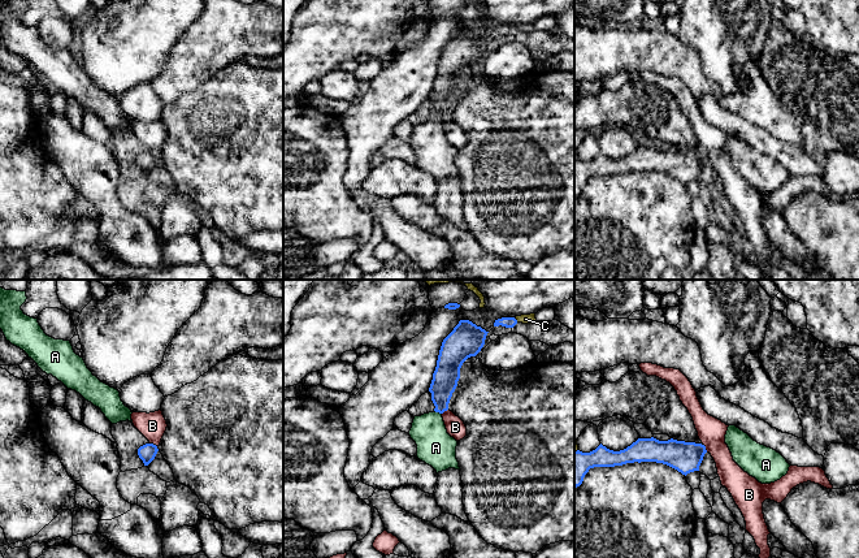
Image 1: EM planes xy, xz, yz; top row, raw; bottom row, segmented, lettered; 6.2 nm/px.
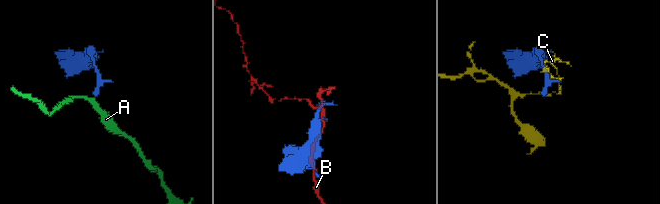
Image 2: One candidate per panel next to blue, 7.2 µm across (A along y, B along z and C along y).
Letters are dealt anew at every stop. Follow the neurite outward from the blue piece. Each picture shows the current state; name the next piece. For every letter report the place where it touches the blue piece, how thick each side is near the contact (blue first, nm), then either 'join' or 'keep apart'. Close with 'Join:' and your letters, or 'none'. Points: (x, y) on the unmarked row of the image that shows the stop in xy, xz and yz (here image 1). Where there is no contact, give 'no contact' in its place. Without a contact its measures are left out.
A: meets blue in xz at (438, 120); 160 nm thick on the blue side, 220 nm on the other; join
B: meets blue in xy at (155, 154); 110 nm thick on the blue side, 170 nm on the other; keep apart
C: meets blue in xz at (516, 29); 60 nm thick on the blue side, 60 nm on the other; keep apart
Join: A

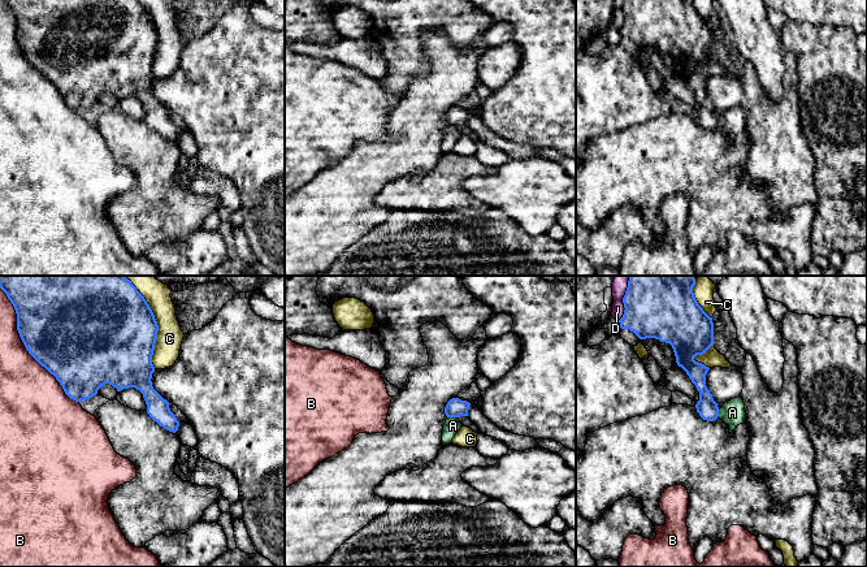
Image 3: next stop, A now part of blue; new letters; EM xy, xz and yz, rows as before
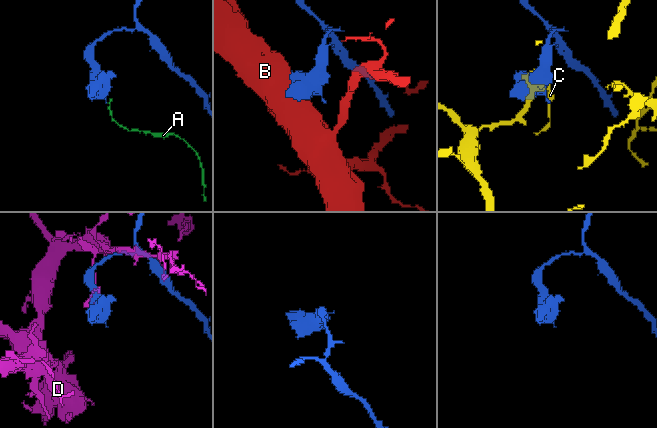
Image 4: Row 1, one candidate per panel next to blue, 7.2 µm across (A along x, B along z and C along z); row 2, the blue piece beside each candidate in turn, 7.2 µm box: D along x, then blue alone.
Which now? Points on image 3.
A: meets blue in xz at (452, 125); 120 nm thick on the blue side, 100 nm on the other; keep apart
B: meets blue in xy at (26, 57); 480 nm thick on the blue side, 340 nm on the other; keep apart
C: meets blue in xy at (157, 39); 480 nm thick on the blue side, 160 nm on the other; keep apart
D: meets blue in yz at (624, 14); 300 nm thick on the blue side, 80 nm on the other; keep apart
Join: none

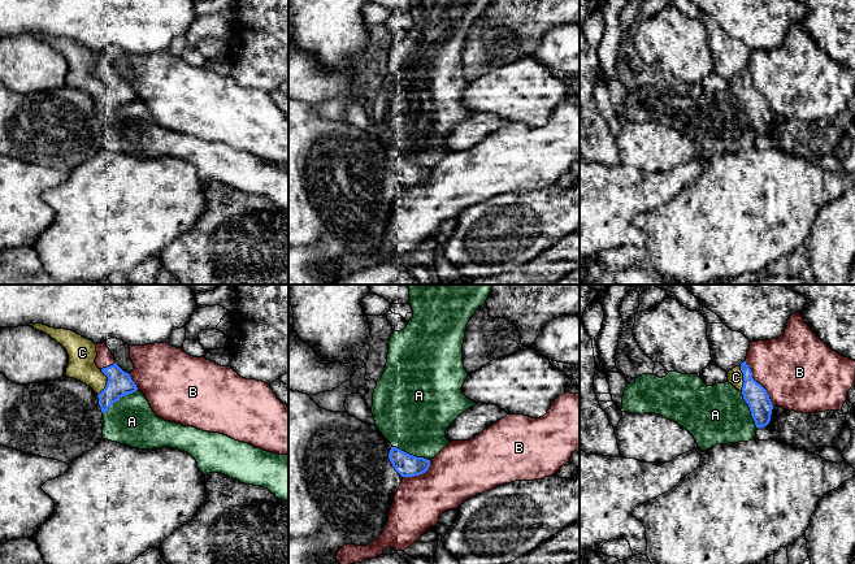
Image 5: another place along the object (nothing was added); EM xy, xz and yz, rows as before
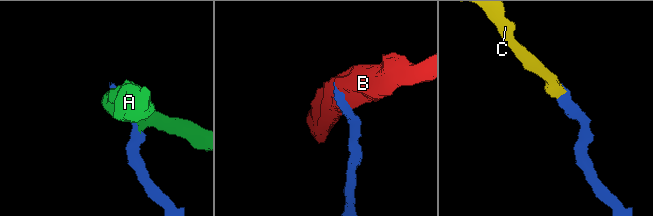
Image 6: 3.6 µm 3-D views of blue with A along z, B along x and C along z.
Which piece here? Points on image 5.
A: meets blue in xy at (120, 105); 160 nm thick on the blue side, 300 nm on the other; keep apart
B: meets blue in yz at (756, 91); 150 nm thick on the blue side, 440 nm on the other; keep apart
C: meets blue in xy at (107, 91); 160 nm thick on the blue side, 180 nm on the other; join
Join: C

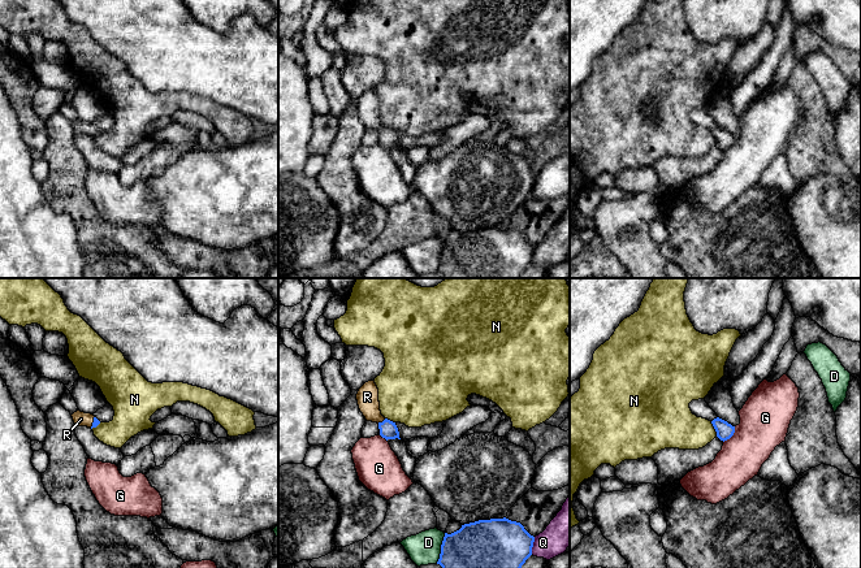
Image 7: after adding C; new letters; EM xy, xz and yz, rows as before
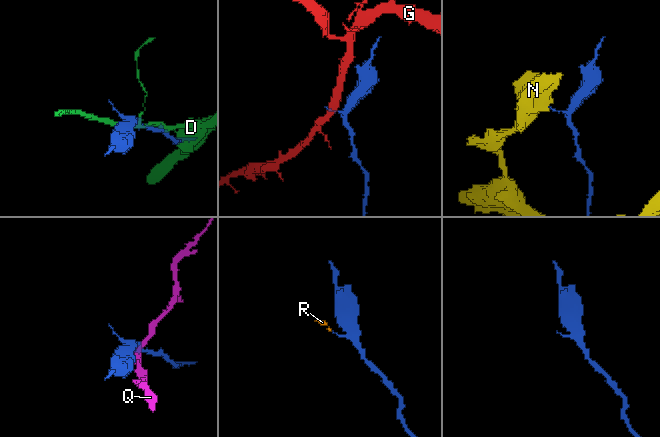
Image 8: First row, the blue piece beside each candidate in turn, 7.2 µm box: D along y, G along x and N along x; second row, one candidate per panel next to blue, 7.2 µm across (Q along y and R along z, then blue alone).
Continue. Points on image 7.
D: meets blue in xz at (441, 258); 460 nm thick on the blue side, 200 nm on the other; keep apart
G: meets blue in yz at (731, 144); 110 nm thick on the blue side, 320 nm on the other; keep apart
N: meets blue in yz at (714, 137); 110 nm thick on the blue side, 280 nm on the other; keep apart
Q: meets blue in xz at (532, 255); 400 nm thick on the blue side, 220 nm on the other; keep apart
R: meets blue in xz at (383, 130); 110 nm thick on the blue side, 140 nm on the other; join
Join: R

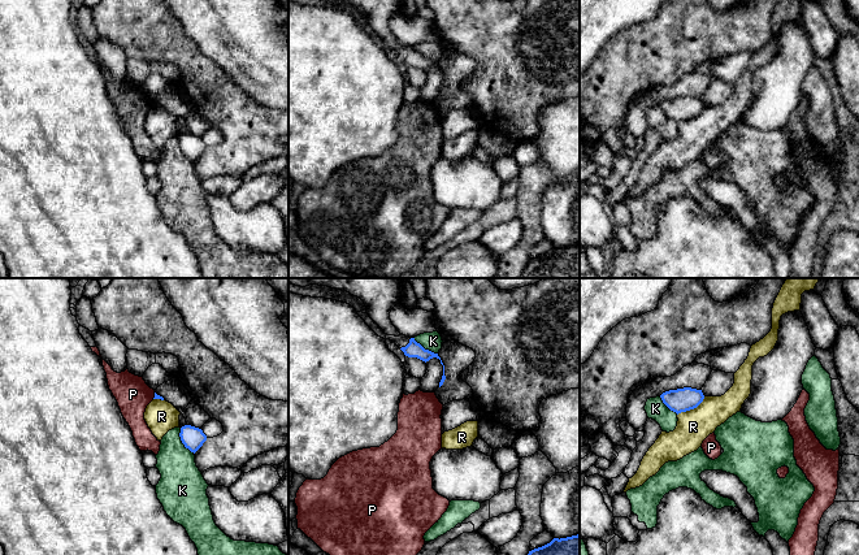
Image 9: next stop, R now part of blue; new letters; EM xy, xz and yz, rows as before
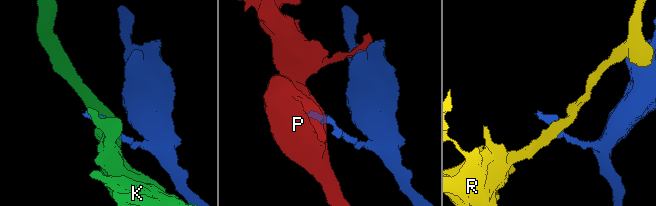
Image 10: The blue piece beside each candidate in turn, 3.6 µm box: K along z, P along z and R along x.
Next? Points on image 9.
K: meets blue in xy at (182, 151); 140 nm thick on the blue side, 260 nm on the other; keep apart
P: meets blue in xy at (155, 104); 30 nm thick on the blue side, 220 nm on the other; keep apart
R: meets blue in yz at (692, 117); 150 nm thick on the blue side, 200 nm on the other; keep apart
Join: none

